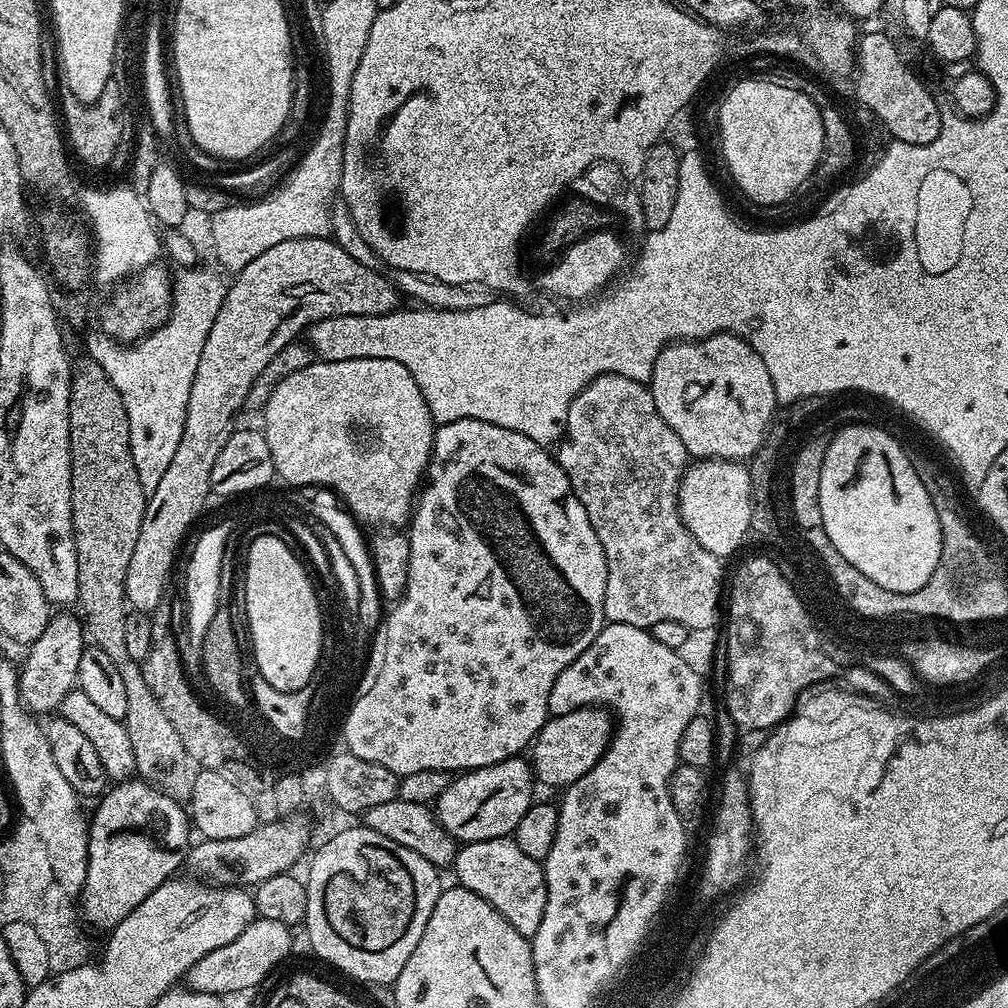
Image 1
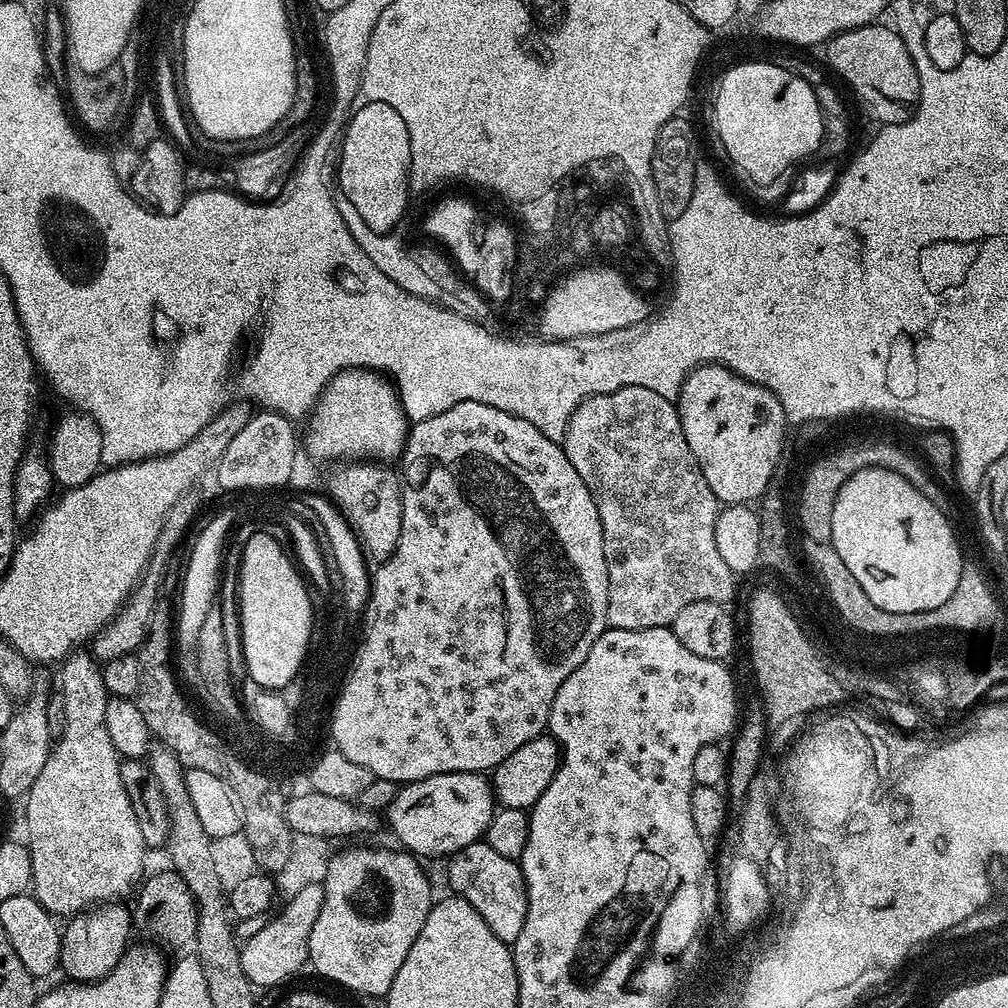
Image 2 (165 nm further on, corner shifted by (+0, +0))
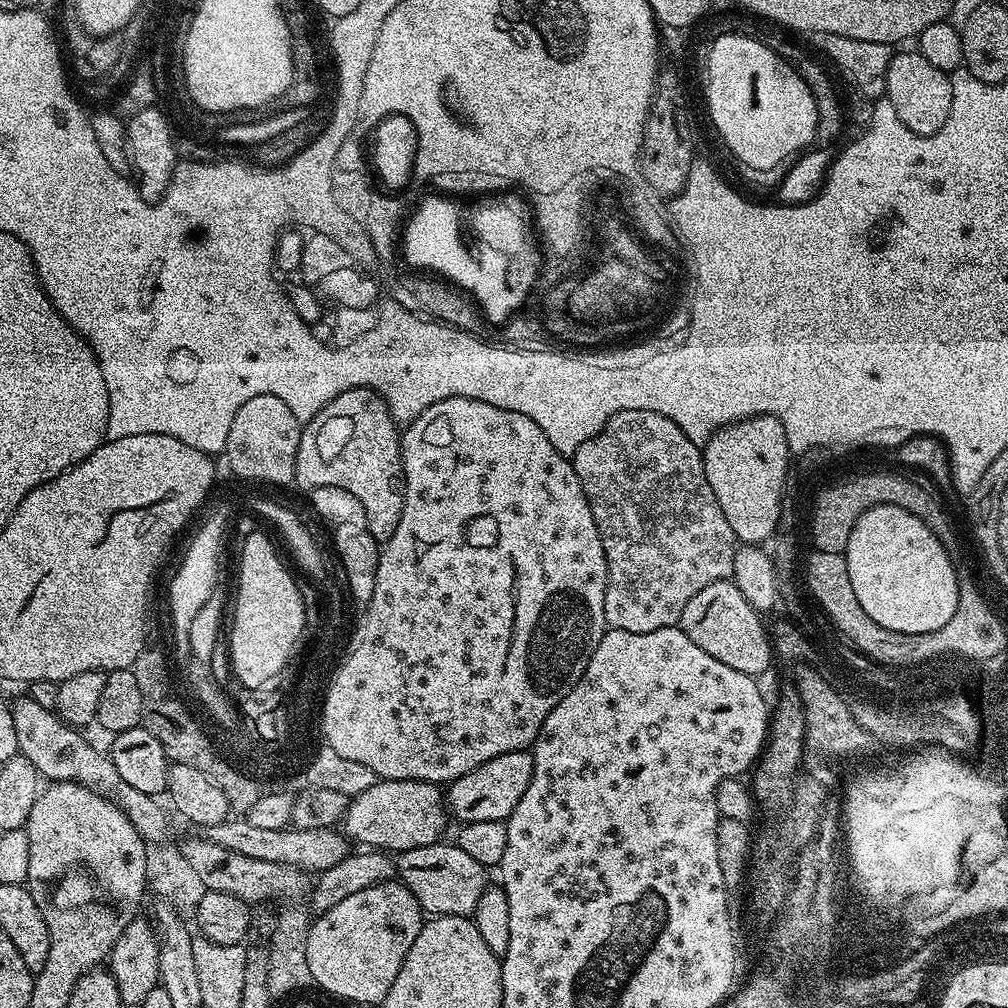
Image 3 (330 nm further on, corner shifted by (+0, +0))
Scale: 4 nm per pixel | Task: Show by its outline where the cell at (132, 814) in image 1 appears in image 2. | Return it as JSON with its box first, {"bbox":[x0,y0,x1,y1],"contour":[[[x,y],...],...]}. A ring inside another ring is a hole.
{"bbox":[59,902,134,984],"contour":[[[124,902],[97,904],[86,912],[80,912],[63,925],[60,933],[59,971],[65,972],[69,981],[81,984],[106,978],[106,974],[118,966],[124,951],[130,947],[131,936],[134,936],[132,914],[129,905],[124,905]]]}

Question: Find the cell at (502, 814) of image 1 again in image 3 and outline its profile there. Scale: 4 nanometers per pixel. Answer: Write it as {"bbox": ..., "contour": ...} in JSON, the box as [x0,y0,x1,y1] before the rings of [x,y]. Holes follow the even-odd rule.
{"bbox":[342,779,450,854],"contour":[[[377,779],[370,790],[362,790],[360,796],[349,799],[348,809],[342,821],[342,832],[349,841],[361,840],[361,845],[389,854],[430,846],[441,839],[440,831],[450,821],[446,800],[441,789],[421,780]]]}

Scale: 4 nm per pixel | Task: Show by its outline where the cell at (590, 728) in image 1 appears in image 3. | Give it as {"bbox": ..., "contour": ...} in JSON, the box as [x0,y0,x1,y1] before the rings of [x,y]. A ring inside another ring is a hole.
{"bbox":[446,751,534,822],"contour":[[[531,751],[498,754],[498,758],[490,758],[490,762],[482,762],[478,770],[470,770],[470,774],[462,774],[462,778],[452,781],[446,788],[446,808],[457,821],[470,822],[507,821],[509,814],[518,806],[522,794],[526,794],[526,786],[530,786],[530,778],[534,774],[534,762]]]}

